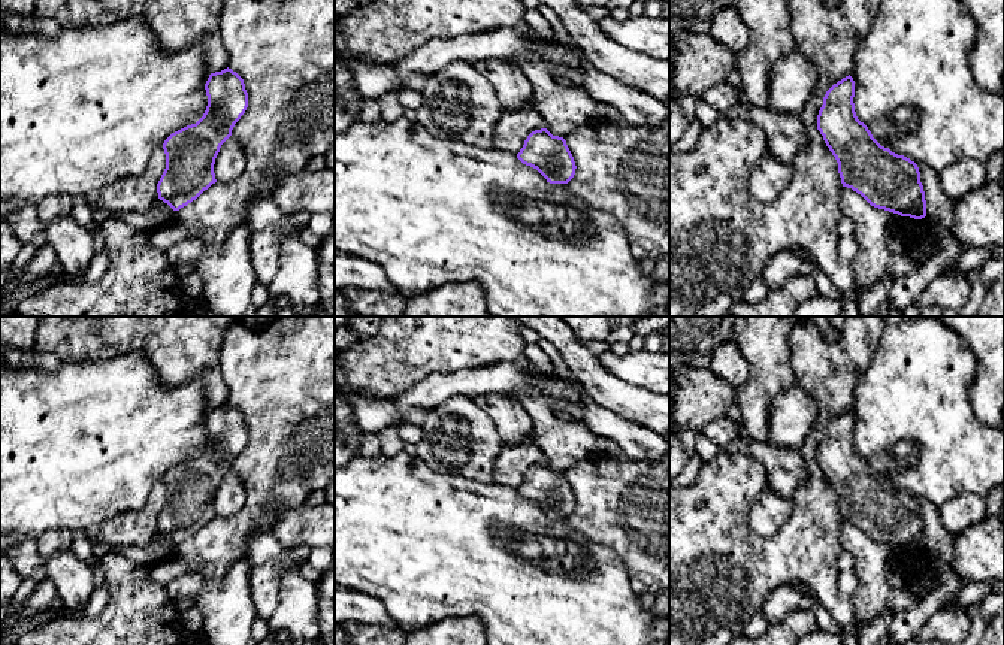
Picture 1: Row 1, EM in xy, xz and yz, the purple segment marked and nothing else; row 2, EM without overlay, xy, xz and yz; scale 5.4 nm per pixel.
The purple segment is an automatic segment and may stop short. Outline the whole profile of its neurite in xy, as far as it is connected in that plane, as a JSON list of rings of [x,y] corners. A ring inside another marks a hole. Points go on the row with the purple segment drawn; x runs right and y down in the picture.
[[[229,67],[211,73],[205,90],[208,106],[203,116],[172,133],[163,143],[166,169],[157,193],[173,211],[187,206],[217,182],[215,158],[248,108],[244,79]]]

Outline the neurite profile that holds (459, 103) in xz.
[[[454,63],[436,70],[420,93],[423,105],[415,110],[417,122],[433,137],[466,142],[480,148],[493,145],[493,130],[503,108],[490,82],[472,63]]]

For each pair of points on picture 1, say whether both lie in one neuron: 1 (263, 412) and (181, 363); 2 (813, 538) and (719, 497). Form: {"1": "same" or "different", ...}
{"1": "different", "2": "same"}

